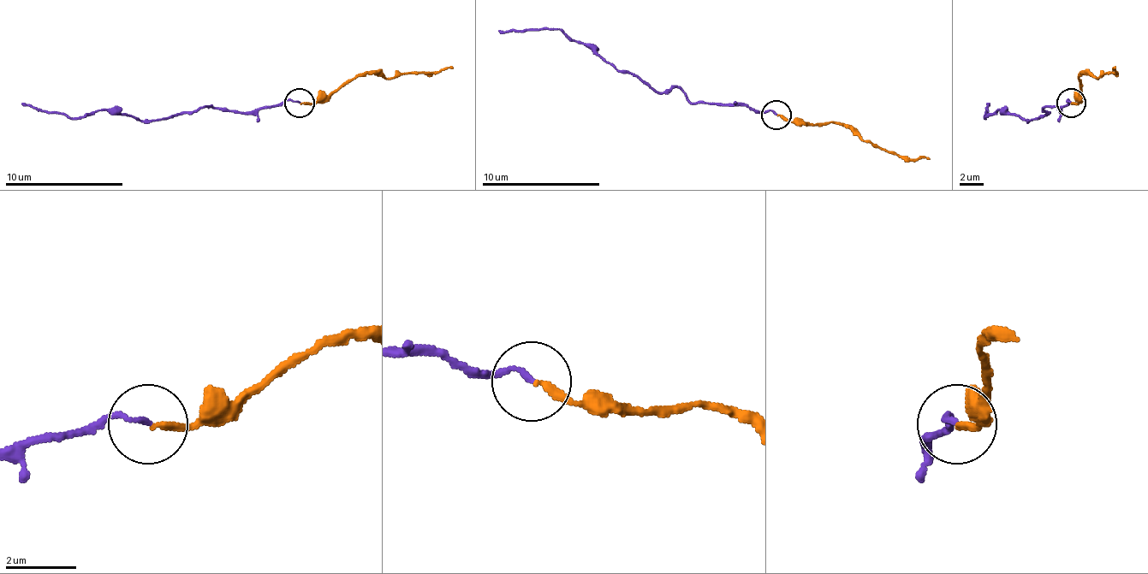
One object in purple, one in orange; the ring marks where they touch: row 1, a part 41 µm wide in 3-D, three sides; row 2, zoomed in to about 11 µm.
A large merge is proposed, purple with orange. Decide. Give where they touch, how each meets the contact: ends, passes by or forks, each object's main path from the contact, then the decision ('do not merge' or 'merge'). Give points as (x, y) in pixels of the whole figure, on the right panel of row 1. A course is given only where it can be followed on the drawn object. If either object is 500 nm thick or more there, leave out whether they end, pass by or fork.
place (1071, 103); purple ends; orange ends; course purple (1070, 103), (1067, 100), (1061, 112), (1043, 109), (1049, 112), (1029, 121), (999, 109), (984, 118), (990, 103); course orange (1070, 103), (1079, 100), (1082, 73), (1109, 73), (1115, 68); merge

